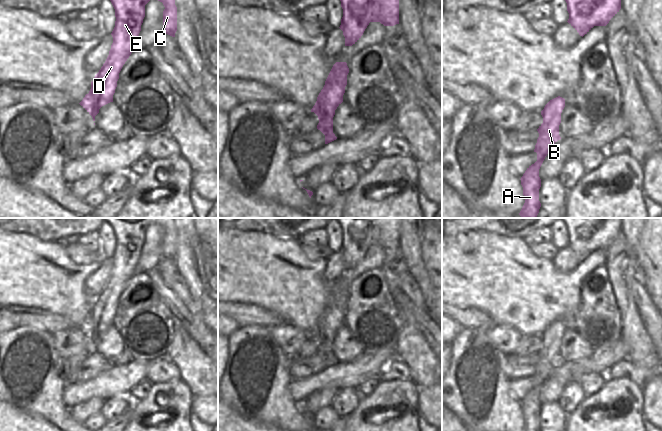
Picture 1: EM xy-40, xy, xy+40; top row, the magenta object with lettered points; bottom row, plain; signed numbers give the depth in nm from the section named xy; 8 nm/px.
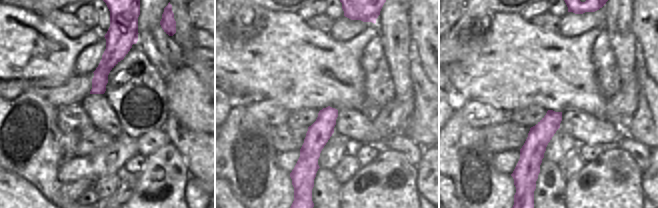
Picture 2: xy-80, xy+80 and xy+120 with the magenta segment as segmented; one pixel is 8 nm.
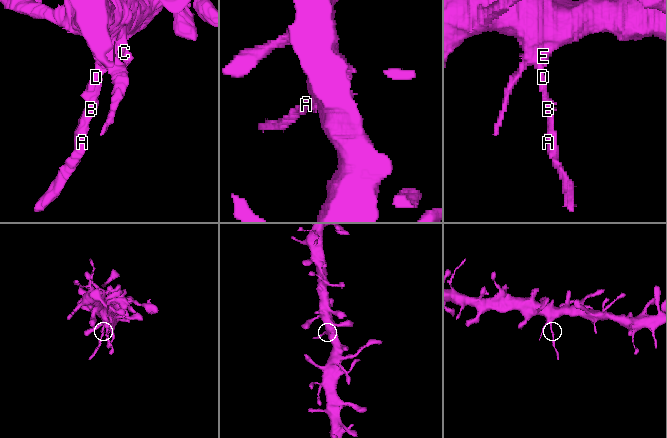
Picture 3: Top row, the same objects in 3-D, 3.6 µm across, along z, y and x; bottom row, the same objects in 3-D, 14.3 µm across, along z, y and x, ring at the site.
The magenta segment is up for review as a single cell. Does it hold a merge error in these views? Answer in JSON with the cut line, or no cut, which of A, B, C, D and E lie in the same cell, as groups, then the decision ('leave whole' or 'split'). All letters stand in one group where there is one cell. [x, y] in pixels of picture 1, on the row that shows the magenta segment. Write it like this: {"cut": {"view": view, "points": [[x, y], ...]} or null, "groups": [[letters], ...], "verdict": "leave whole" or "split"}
{"cut": {"view": "xy", "points": [[334, 109], [328, 112], [320, 110], [317, 115]]}, "groups": [["A", "B"], ["C", "D", "E"]], "verdict": "split"}

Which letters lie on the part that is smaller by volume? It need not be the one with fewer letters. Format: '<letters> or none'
A, B

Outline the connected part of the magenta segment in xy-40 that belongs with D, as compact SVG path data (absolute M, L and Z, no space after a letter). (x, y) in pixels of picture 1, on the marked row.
M110 0L115 9L113 43L109 55L91 82L91 89L79 103L95 121L95 111L113 102L119 73L135 50L135 43L145 17L145 5L150 0Z

